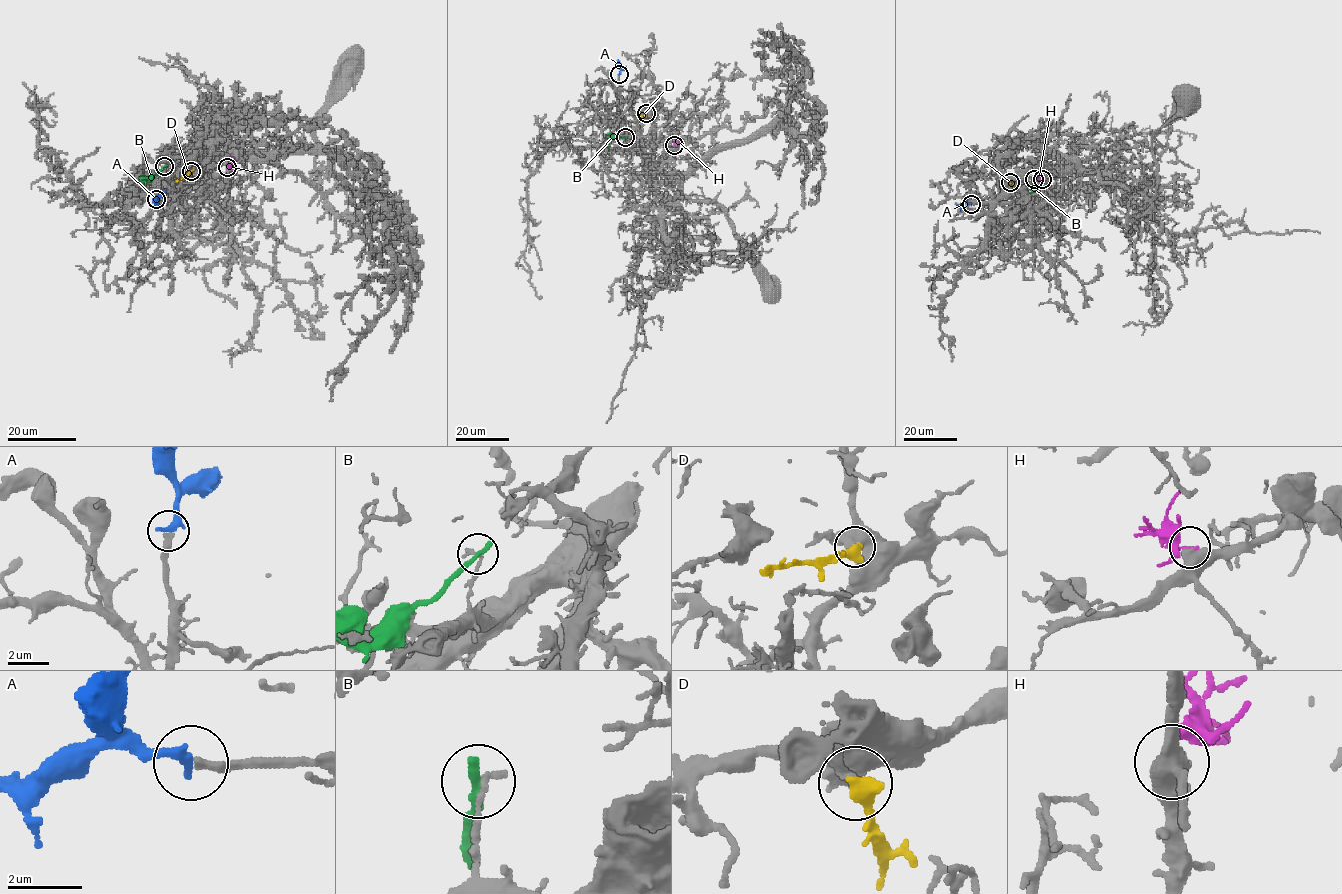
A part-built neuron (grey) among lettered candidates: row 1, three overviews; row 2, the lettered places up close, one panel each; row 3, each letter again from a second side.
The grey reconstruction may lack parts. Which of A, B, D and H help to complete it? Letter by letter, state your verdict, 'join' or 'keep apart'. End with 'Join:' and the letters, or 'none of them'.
A: join
B: keep apart
D: keep apart
H: keep apart
Join: A

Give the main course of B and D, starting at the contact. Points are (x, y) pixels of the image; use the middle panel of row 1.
B: (625, 138), (611, 136), (608, 152)
D: (646, 113), (633, 116)

